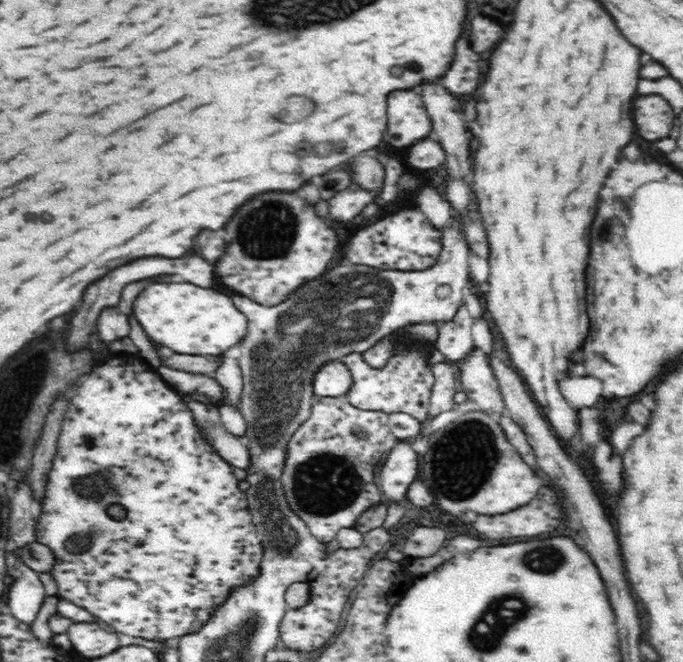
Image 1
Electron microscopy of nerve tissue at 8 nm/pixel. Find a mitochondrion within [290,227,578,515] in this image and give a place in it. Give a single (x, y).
(466, 458)

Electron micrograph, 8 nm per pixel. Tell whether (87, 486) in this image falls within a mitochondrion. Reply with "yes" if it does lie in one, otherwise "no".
yes

